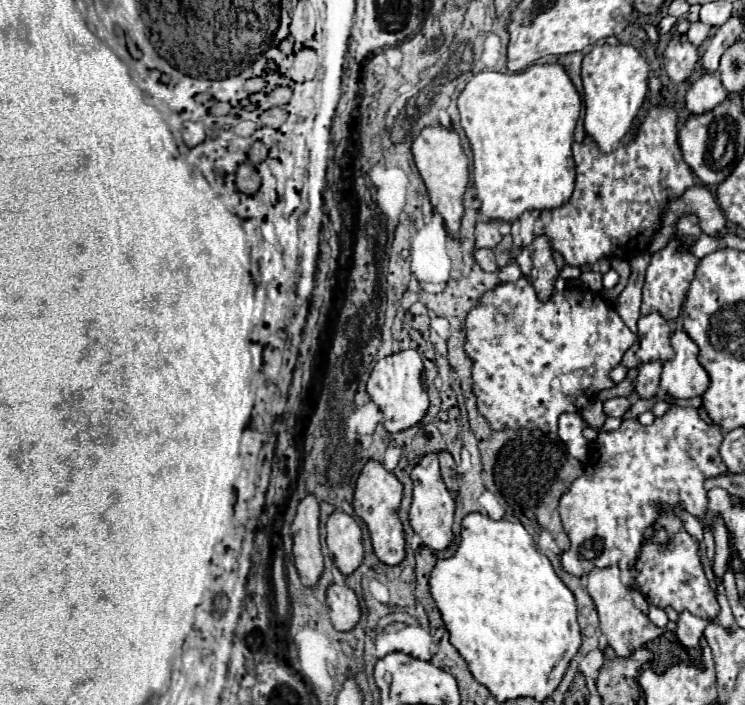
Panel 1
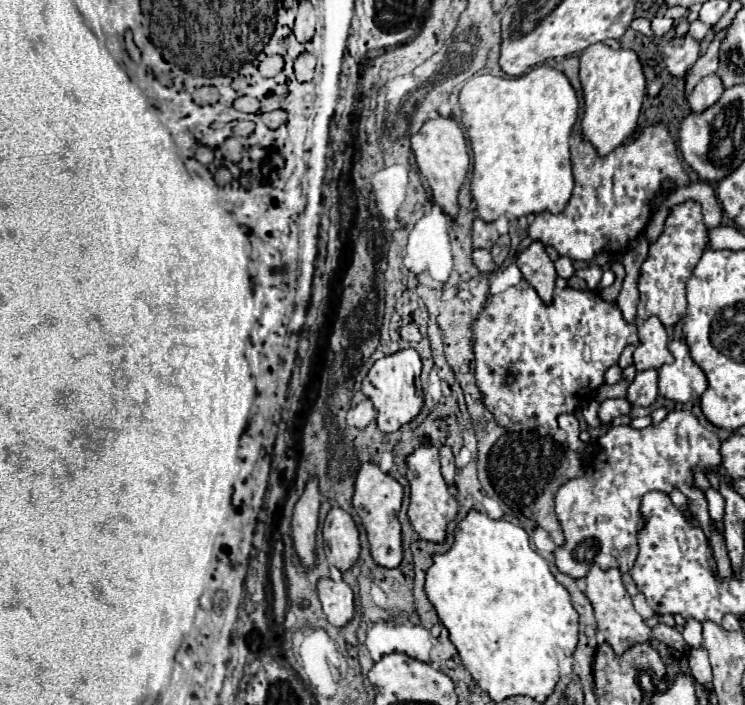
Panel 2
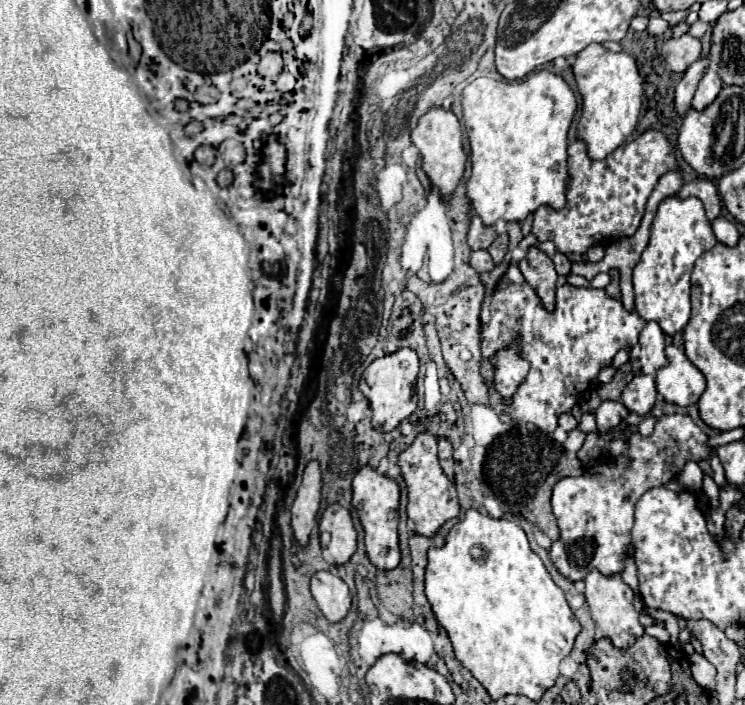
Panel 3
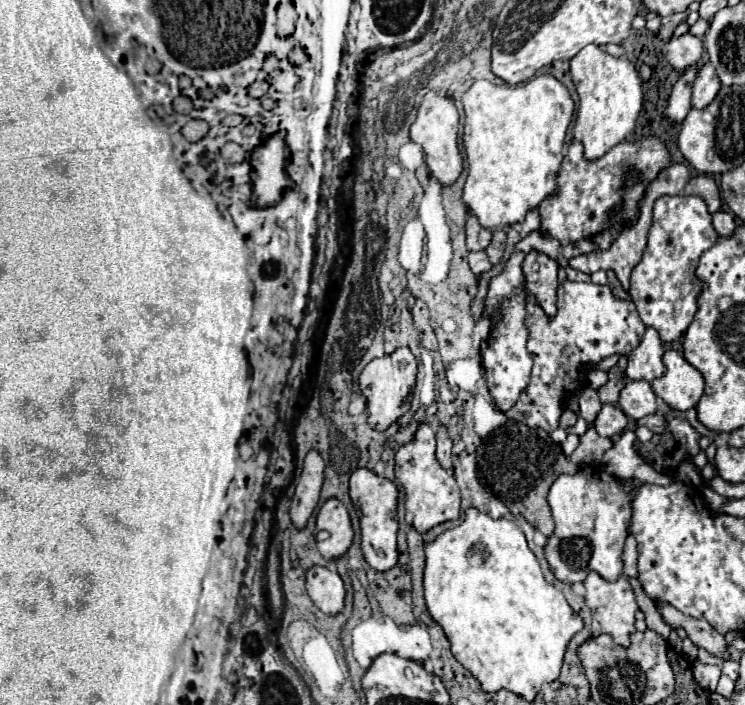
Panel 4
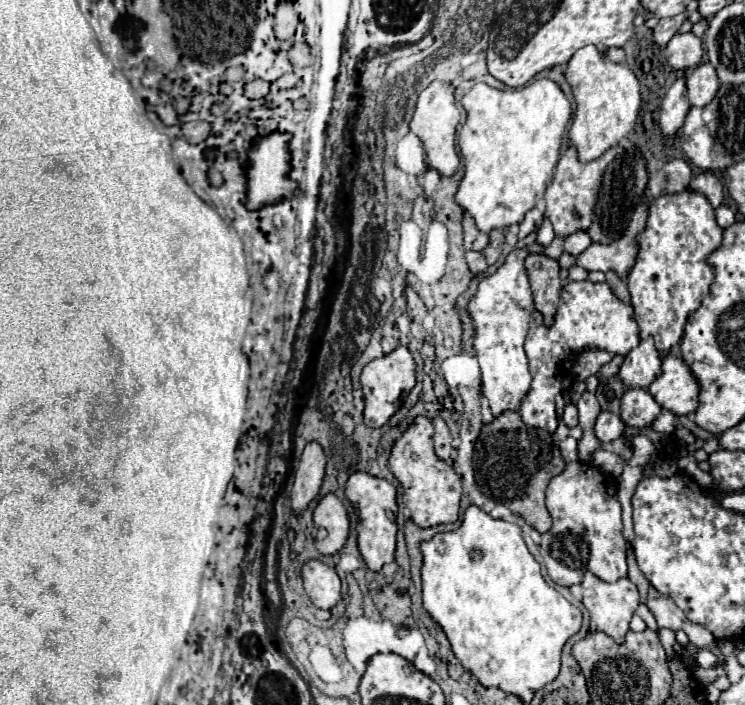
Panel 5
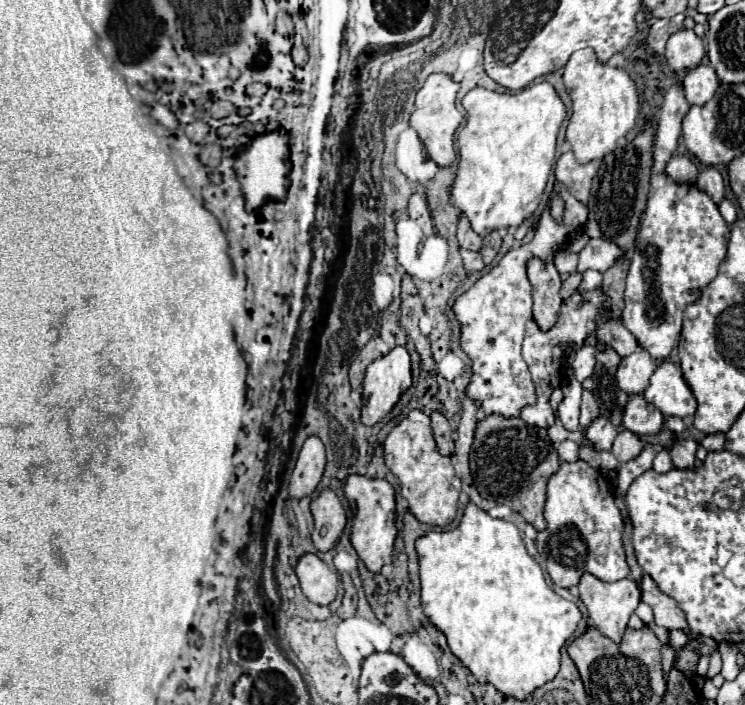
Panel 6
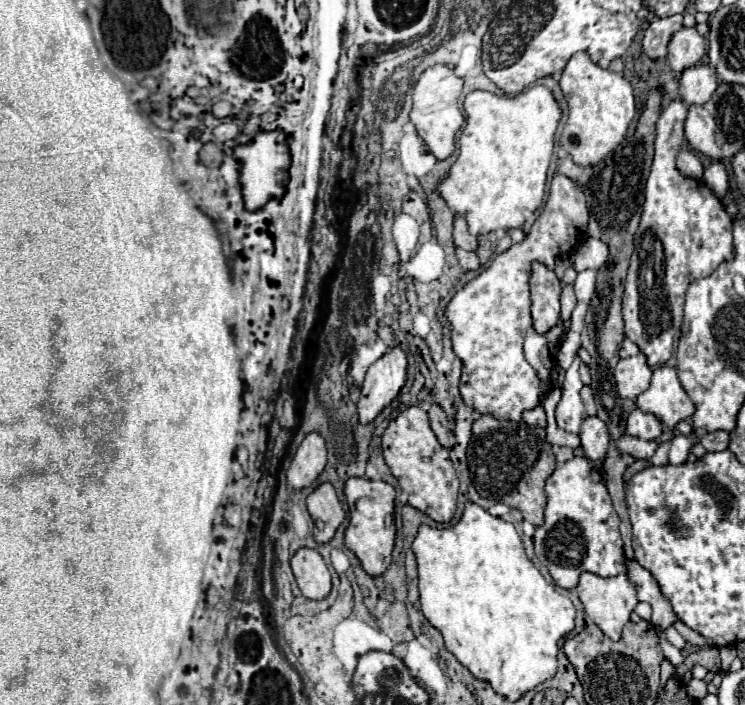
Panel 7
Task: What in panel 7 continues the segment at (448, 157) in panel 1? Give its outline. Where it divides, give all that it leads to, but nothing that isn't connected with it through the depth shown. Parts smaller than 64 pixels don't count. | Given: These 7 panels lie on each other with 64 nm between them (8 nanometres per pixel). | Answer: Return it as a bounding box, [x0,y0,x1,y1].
[410,64,464,160]

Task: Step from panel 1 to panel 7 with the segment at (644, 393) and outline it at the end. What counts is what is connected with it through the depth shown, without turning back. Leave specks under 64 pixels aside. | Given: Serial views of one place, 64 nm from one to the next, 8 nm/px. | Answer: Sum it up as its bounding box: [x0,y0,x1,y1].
[626,408,662,440]

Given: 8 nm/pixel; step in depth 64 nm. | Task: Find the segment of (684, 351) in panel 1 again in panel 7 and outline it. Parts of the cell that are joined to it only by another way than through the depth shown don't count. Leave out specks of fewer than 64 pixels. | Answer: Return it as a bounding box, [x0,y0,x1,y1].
[636,366,694,428]

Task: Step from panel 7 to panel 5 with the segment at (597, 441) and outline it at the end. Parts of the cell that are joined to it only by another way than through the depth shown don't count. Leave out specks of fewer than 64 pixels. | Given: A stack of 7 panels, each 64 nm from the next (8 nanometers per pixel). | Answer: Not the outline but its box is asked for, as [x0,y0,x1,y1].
[594,412,624,442]

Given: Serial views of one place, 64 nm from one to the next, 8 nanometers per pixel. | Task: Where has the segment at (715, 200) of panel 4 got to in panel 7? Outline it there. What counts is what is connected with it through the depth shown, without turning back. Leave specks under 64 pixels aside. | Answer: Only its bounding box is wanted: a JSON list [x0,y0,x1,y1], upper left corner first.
[704,162,728,198]

